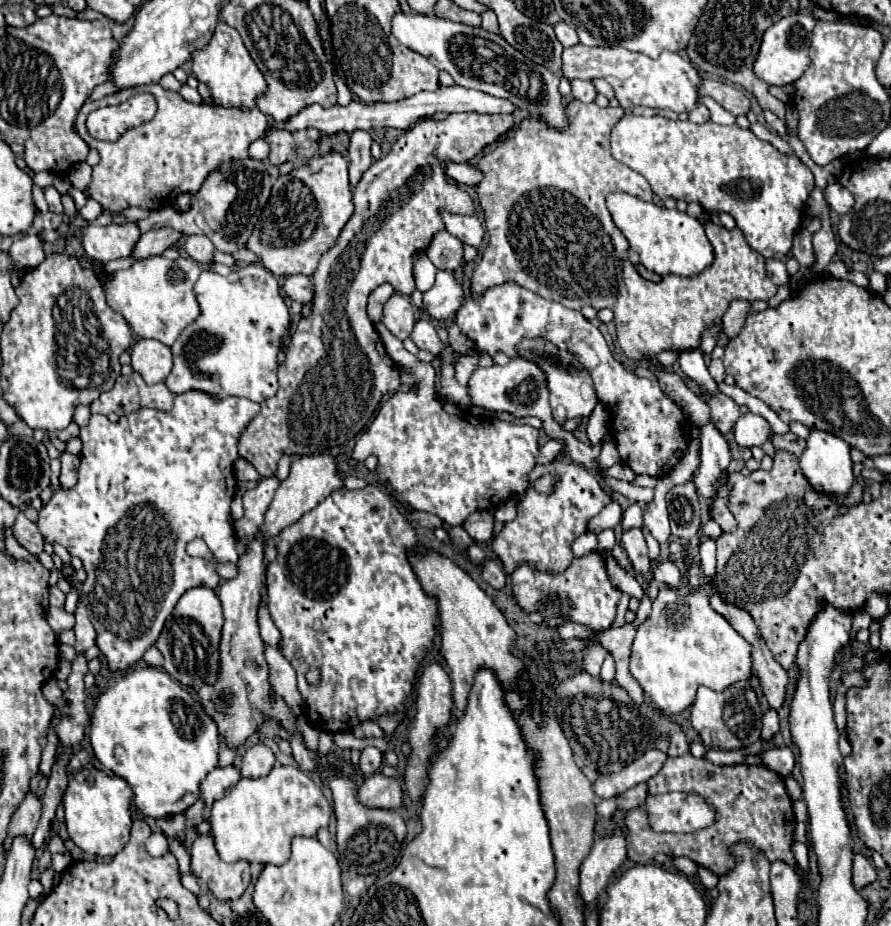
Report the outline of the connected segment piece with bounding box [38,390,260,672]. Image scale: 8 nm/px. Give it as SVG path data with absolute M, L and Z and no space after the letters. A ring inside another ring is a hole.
M188 390L182 394L174 396L174 406L168 412L162 410L154 410L154 408L140 408L128 416L122 416L116 424L110 422L106 416L102 414L92 414L90 424L80 428L80 440L84 444L82 452L80 452L80 468L78 468L78 482L72 488L60 488L40 510L40 518L38 518L38 530L42 534L42 538L50 544L62 544L70 554L78 556L84 564L84 570L88 574L86 582L82 584L82 602L86 604L90 622L96 630L96 644L100 648L100 652L104 654L104 658L108 660L108 668L110 670L126 670L132 664L136 664L144 652L158 640L166 618L172 614L176 602L180 600L180 596L196 586L206 586L206 588L216 588L220 582L220 576L216 572L218 564L224 562L238 562L238 552L236 552L236 538L234 538L234 528L230 522L230 502L236 494L236 478L234 478L234 462L240 458L238 454L238 438L242 436L242 432L246 430L248 422L260 412L260 404L252 402L248 398L236 398L236 396L228 396L228 398L216 398L208 392L202 390ZM194 538L202 538L208 546L208 550L212 552L212 558L192 558L186 554L186 544Z

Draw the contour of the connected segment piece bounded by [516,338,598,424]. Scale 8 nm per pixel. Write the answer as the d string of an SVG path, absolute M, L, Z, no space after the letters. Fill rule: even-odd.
M522 338L518 342L516 350L518 350L520 358L526 358L526 360L538 364L540 370L546 374L546 386L548 386L548 394L550 394L552 414L560 424L570 418L576 418L576 416L582 416L582 418L590 416L598 398L596 398L590 374L584 368L578 368L582 364L576 360L574 354L556 348L554 344L550 344L544 338Z

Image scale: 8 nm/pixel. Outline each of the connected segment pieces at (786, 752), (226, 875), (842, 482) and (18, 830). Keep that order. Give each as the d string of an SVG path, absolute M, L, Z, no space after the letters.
M788 746L770 748L770 750L766 750L766 752L760 754L760 760L770 770L778 772L782 778L786 778L788 774L792 774L792 768L794 768L794 752Z
M210 834L196 836L190 856L192 874L196 874L196 878L206 884L218 900L236 900L250 884L250 864L246 860L238 860L234 864L220 860Z
M812 430L808 438L806 452L800 456L800 470L810 482L810 486L826 496L832 496L836 502L842 502L846 492L850 490L850 484L854 484L852 474L852 460L850 460L850 446L844 440L838 440L836 436L830 436L828 432Z
M26 796L24 802L20 804L20 808L14 812L10 824L8 824L8 836L4 840L4 850L10 850L12 840L16 836L24 836L24 838L32 838L36 824L40 820L40 810L42 810L42 802L38 800L38 796Z

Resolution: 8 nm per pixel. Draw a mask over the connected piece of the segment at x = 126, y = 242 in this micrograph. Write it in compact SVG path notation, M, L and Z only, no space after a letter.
M86 224L82 228L82 248L84 252L100 262L110 262L118 258L126 258L134 244L138 242L140 230L136 224L110 224L110 226L96 226Z

